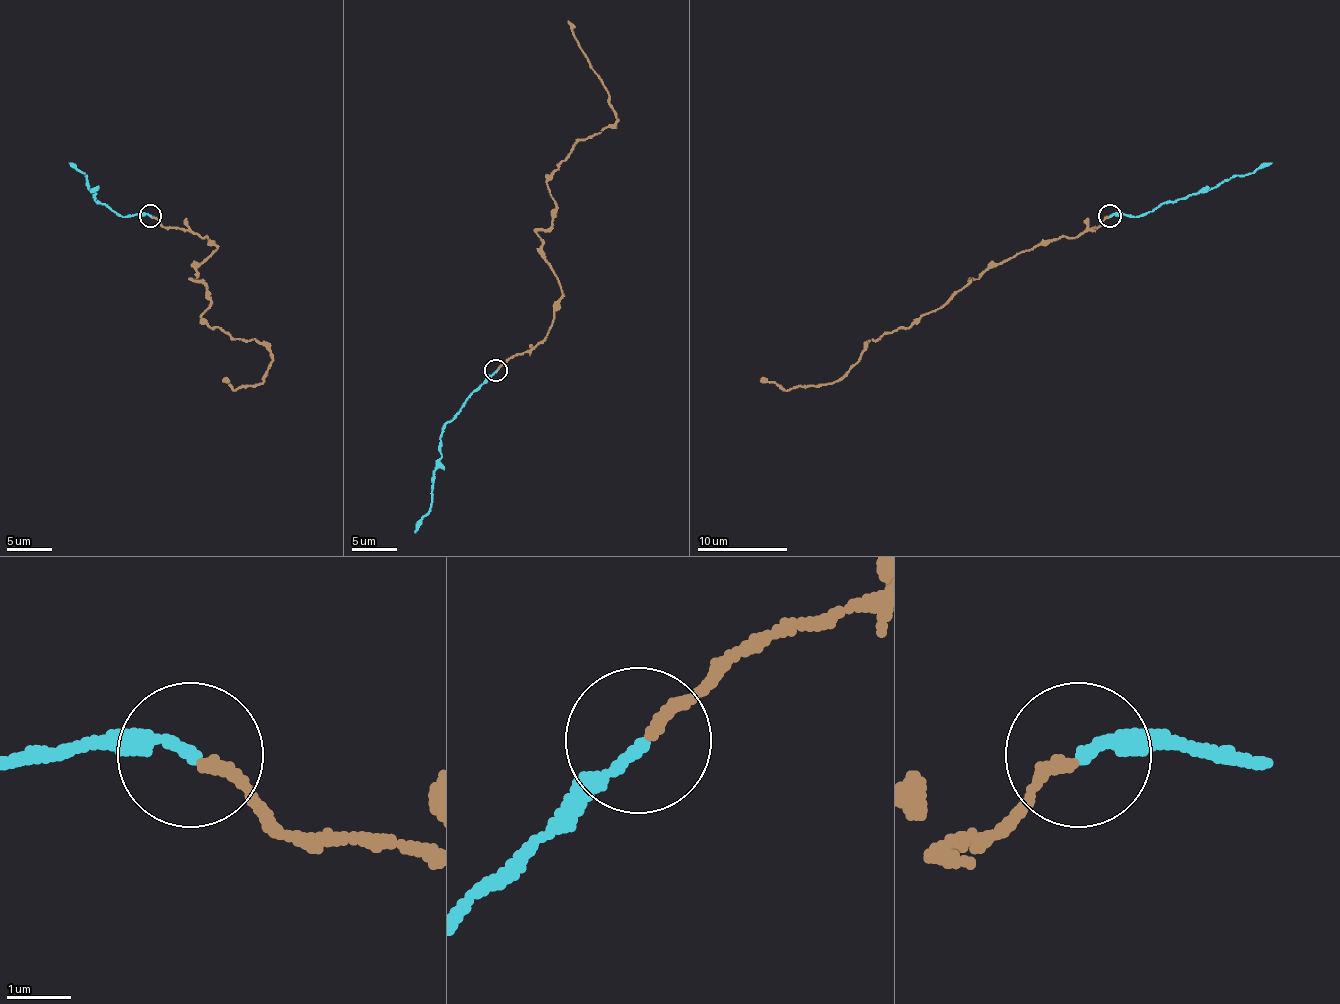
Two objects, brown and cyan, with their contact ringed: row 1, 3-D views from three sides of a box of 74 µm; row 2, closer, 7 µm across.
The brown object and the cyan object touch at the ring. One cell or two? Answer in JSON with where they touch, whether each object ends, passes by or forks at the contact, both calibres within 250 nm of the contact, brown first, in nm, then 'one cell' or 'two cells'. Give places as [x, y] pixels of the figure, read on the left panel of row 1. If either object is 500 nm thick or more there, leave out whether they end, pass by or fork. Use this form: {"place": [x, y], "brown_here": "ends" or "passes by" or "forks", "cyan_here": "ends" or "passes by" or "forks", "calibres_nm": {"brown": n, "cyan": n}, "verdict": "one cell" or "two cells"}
{"place": [150, 216], "brown_here": "ends", "cyan_here": "ends", "calibres_nm": {"brown": 170, "cyan": 180}, "verdict": "one cell"}

